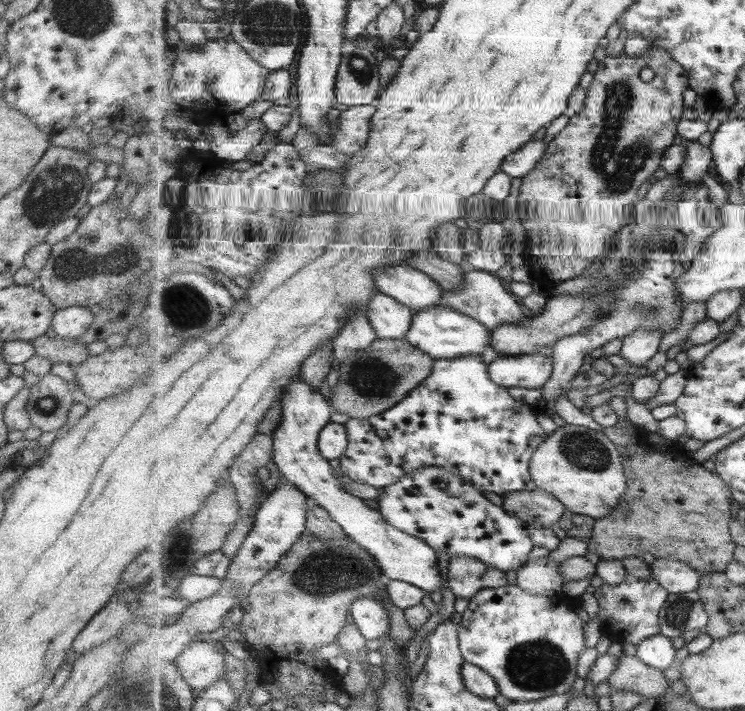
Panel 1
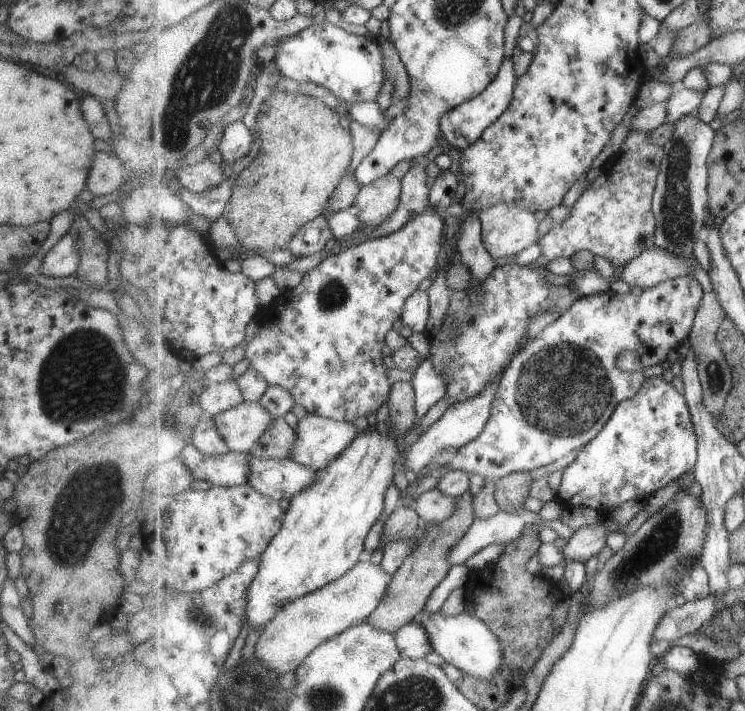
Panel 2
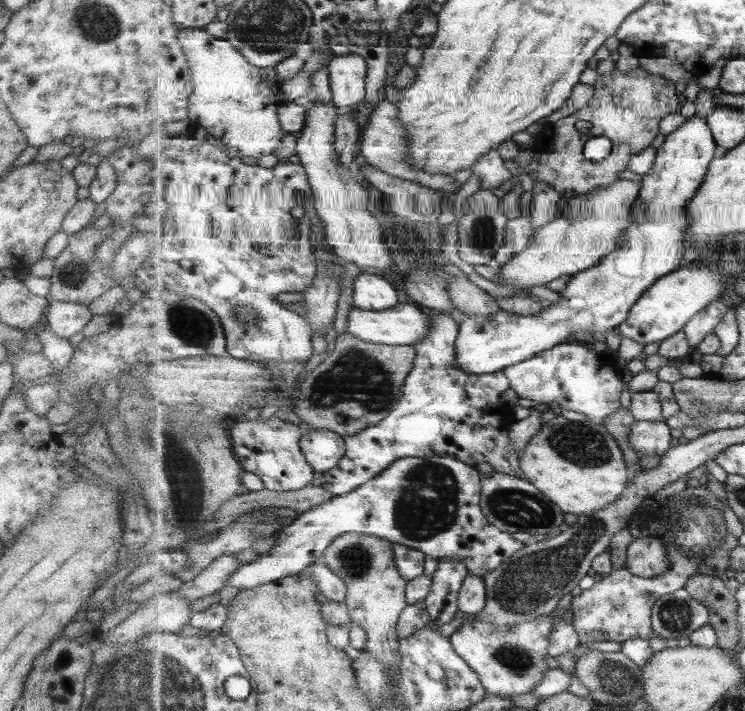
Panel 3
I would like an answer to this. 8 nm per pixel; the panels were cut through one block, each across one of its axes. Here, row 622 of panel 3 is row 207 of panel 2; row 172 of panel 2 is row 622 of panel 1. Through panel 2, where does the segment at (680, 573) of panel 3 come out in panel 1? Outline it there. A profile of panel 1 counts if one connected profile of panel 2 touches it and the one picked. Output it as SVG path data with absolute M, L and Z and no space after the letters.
M655 577L629 579L616 585L604 583L595 592L602 635L609 637L613 643L629 643L637 647L643 640L661 634L660 612L669 595L670 592Z

